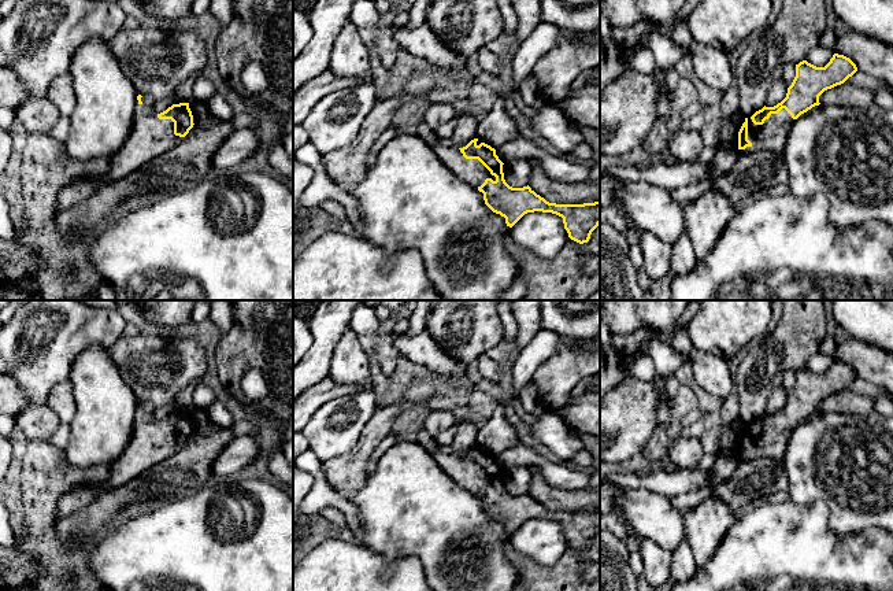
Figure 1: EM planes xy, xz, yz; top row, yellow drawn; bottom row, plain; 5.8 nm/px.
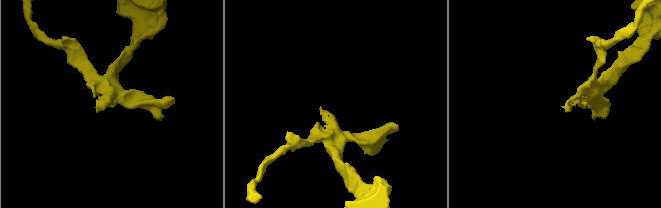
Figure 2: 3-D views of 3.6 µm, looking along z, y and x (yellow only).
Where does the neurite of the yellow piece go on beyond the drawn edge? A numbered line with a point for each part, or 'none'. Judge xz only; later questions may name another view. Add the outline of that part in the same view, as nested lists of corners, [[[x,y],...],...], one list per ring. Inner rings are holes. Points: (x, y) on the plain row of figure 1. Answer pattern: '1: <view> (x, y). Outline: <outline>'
1: xz (473, 479). Outline: [[[452,444],[437,446],[431,455],[441,469],[462,488],[471,494],[481,494],[486,485],[496,488],[496,484],[478,468],[466,466],[460,457],[453,451]]]

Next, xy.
1: xy (149, 444). Outline: [[[137,411],[130,442],[123,454],[111,465],[108,480],[97,485],[81,485],[63,494],[56,503],[58,518],[73,514],[100,495],[129,483],[181,450],[184,444],[174,442],[174,429],[159,426],[158,421],[149,413]]]

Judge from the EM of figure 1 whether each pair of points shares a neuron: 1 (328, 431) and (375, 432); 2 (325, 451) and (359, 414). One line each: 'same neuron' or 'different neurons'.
1: different neurons
2: same neuron

